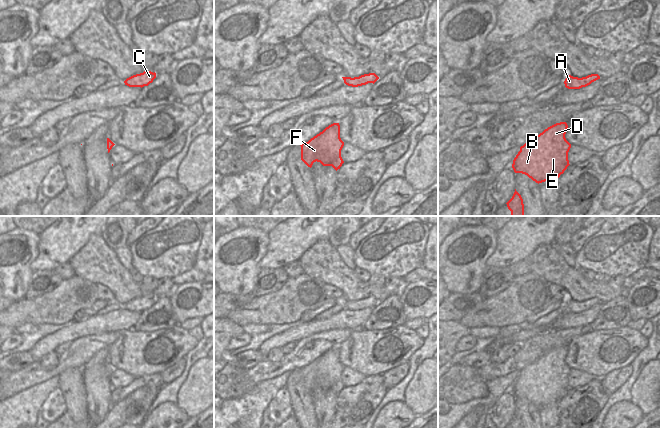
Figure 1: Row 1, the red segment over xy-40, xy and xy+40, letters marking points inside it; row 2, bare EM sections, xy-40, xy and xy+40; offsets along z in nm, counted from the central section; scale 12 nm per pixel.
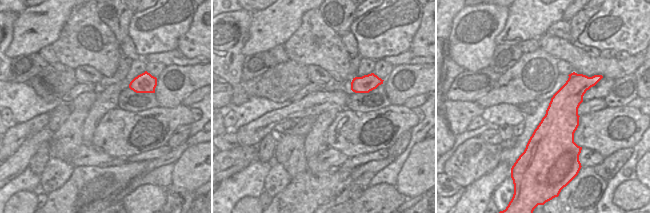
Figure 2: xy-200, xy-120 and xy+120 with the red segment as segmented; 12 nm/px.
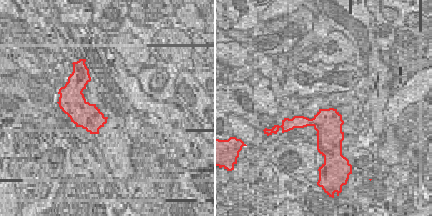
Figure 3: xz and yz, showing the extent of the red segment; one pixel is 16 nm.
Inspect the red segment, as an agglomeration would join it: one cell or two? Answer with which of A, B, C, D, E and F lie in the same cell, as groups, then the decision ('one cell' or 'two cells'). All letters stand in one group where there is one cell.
A B C D E F; one cell

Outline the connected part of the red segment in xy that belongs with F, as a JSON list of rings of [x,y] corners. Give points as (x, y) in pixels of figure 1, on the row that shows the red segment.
[[[339,123],[329,125],[300,146],[301,160],[310,168],[317,161],[323,166],[332,166],[337,171],[344,163],[341,157],[344,142],[340,138]]]

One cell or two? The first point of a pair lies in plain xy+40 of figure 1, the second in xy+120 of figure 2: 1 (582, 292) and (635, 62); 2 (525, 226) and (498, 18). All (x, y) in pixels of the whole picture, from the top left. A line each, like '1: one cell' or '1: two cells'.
1: one cell
2: two cells

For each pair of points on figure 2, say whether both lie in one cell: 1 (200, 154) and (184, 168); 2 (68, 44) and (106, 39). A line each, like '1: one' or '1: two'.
1: one
2: one

